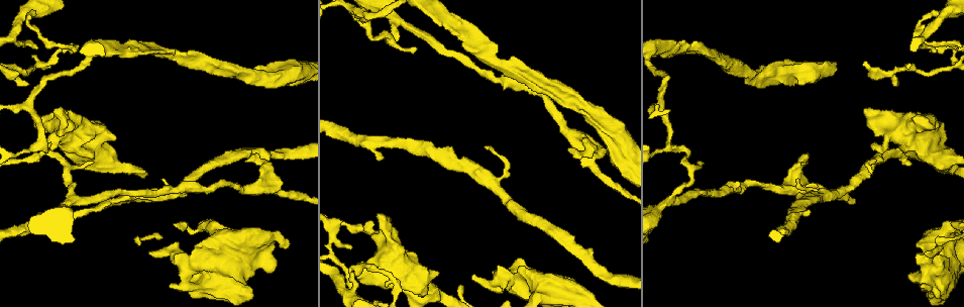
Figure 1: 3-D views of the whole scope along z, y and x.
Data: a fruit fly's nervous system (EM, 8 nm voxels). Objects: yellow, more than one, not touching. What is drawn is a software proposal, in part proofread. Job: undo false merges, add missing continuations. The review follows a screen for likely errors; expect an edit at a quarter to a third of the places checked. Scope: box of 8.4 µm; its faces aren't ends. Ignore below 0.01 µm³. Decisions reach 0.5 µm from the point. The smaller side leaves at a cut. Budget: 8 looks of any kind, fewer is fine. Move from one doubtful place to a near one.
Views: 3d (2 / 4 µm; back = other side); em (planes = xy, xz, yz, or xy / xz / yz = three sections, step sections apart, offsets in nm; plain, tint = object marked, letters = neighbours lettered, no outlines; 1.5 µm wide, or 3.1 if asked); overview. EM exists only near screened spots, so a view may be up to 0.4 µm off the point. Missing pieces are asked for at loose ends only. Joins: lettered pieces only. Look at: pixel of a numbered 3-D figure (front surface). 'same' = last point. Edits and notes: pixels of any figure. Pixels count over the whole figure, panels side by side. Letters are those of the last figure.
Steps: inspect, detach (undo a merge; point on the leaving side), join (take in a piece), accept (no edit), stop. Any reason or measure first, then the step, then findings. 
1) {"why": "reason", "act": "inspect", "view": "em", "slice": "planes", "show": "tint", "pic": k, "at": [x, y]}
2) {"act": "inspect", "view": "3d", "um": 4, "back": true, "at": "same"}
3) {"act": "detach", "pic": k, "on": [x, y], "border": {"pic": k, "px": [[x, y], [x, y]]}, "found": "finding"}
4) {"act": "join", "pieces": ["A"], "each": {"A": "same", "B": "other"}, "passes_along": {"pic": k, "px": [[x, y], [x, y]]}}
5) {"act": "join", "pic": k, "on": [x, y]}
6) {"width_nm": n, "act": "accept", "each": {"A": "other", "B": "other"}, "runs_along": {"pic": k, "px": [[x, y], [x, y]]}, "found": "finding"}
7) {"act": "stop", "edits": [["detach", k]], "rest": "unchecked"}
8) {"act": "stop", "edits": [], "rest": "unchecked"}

{"why": "branch stops here", "act": "inspect", "view": "3d", "um": 2, "pic": 1, "at": [925, 254]}

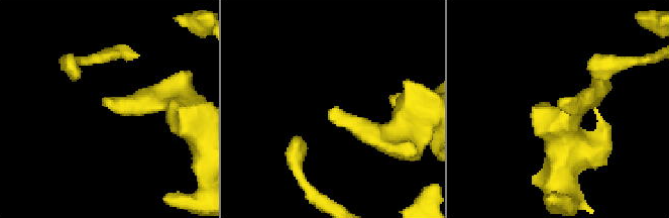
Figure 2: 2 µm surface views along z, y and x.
{"why": "shape alone is not enough", "act": "inspect", "view": "em", "slice": "xz", "step": 4, "show": "tint", "pic": 2, "at": [330, 109]}

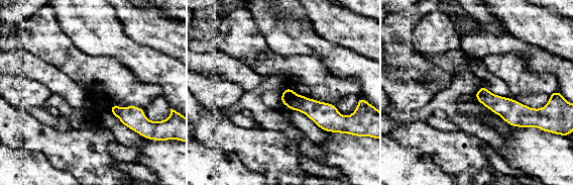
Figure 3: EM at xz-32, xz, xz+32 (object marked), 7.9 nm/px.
{"why": "cut it another way", "act": "inspect", "view": "em", "slice": "planes", "show": "letters", "at": "same"}

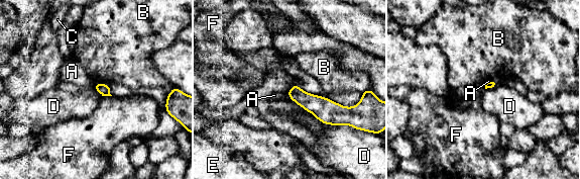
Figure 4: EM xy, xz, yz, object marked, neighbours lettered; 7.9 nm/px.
{"act": "accept", "each": {"A": "other", "B": "other", "C": "other", "D": "other", "E": "other", "F": "other"}, "border": {"pic": 4, "px": [[286, 91], [322, 122], [350, 125]]}, "found": "none of them fits"}

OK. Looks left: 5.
{"why": "three-way junction", "act": "inspect", "view": "em", "slice": "yz", "step": 4, "show": "tint", "pic": 1, "at": [42, 147]}

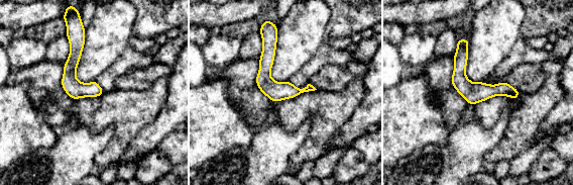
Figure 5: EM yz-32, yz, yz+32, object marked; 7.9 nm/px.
{"why": "cut it another way", "act": "inspect", "view": "em", "slice": "planes", "show": "letters", "at": "same"}

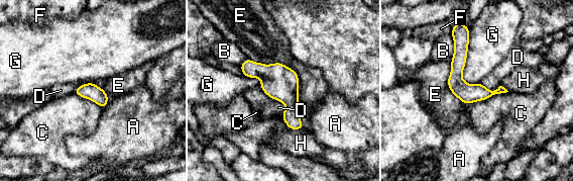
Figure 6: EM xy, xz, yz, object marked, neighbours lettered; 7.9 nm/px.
{"width_nm": 140, "act": "accept", "each": {"A": "other", "B": "other", "C": "other", "D": "other", "E": "other", "F": "other", "G": "other", "H": "other"}, "runs_along": {"pic": 6, "px": [[466, 32], [457, 64], [465, 101]]}, "found": "one neuron here"}

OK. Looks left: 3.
{"why": "sharp bend", "act": "inspect", "view": "3d", "um": 4, "pic": 1, "at": [394, 298]}

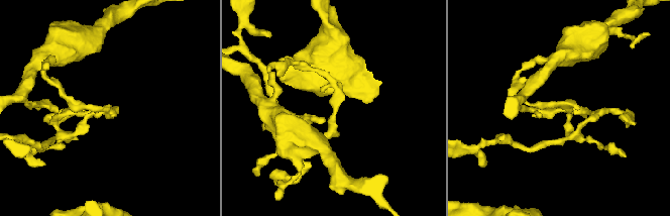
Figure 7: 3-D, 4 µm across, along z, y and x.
{"why": "need the tissue", "act": "inspect", "view": "em", "slice": "planes", "show": "letters", "pic": 7, "at": [558, 110]}

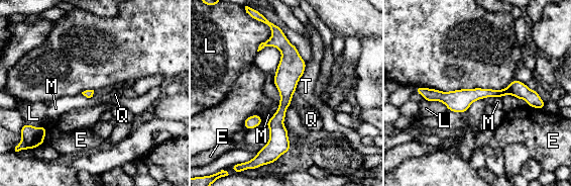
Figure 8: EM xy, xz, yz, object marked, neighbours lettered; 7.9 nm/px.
{"act": "accept", "each": {"E": "other", "L": "other", "M": "other", "Q": "other", "T": "other"}, "runs_along": {"pic": 8, "px": [[420, 89], [441, 96], [523, 91], [540, 105]]}, "found": "one neuron here"}

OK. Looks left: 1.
{"act": "stop", "edits": [], "rest": "unchecked"}

